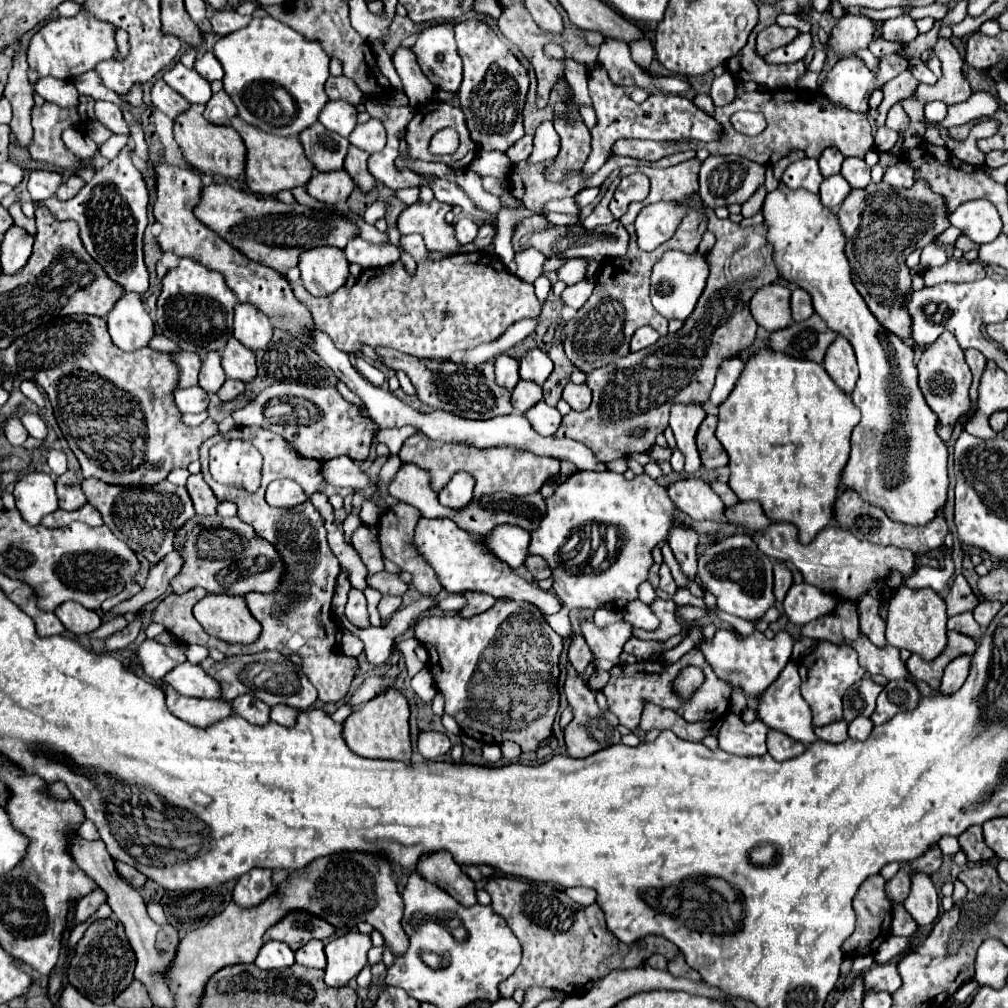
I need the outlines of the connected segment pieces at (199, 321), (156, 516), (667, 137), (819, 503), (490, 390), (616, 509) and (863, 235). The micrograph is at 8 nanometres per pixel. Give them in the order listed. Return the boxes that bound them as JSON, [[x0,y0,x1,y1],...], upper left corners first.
[[156,259,236,355],[82,479,196,565],[582,67,724,179],[716,351,860,545],[376,347,512,419],[530,471,726,611],[838,181,948,337]]

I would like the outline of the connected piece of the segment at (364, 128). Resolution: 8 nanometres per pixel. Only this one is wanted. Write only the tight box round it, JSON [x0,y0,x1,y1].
[350,119,386,153]

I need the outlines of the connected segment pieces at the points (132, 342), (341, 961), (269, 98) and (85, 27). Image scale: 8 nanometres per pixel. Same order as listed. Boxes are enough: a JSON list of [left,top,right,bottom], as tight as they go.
[[106,293,154,351],[326,933,372,987],[214,15,330,137],[28,11,118,79]]

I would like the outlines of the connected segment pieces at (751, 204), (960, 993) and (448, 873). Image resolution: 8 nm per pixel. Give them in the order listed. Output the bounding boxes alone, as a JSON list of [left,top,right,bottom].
[[742,185,766,217],[954,979,978,1003],[416,853,476,907]]

